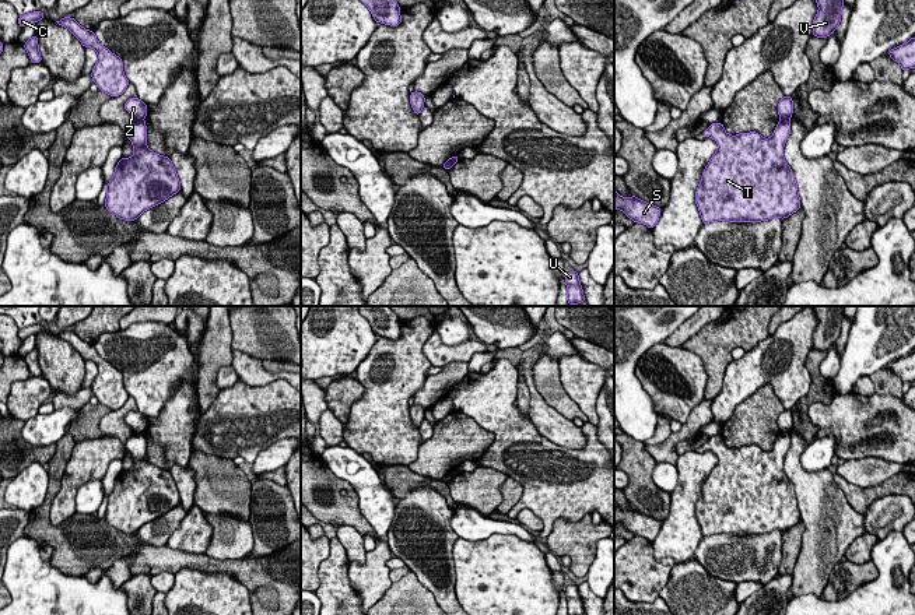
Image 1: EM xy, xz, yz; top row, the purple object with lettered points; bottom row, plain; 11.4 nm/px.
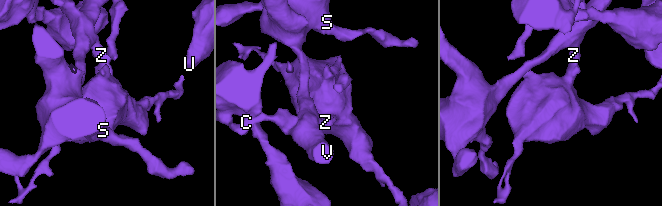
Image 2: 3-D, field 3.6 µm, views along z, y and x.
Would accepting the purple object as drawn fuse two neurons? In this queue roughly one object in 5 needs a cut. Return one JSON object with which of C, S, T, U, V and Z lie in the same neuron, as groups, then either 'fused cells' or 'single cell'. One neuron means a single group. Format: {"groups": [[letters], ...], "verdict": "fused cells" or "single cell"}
{"groups": [["C", "S", "V", "Z"], ["T", "U"]], "verdict": "fused cells"}

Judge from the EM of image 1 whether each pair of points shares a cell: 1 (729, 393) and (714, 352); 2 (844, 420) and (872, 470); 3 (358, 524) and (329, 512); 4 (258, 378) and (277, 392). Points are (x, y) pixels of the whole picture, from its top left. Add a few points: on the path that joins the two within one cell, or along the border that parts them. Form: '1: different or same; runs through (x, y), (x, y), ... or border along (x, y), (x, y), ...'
1: different; border along (732, 359), (726, 366), (722, 389), (712, 399)
2: different; border along (845, 460), (882, 457), (898, 463)
3: same; runs through (351, 517), (346, 512), (336, 512)
4: different; border along (238, 378), (251, 386), (286, 380)

